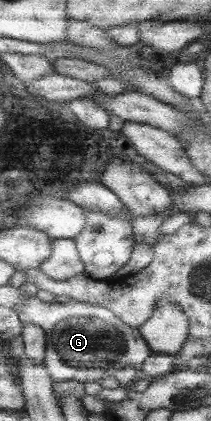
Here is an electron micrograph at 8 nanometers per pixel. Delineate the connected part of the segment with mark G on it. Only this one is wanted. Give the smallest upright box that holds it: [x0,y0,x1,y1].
[17,295,155,382]

